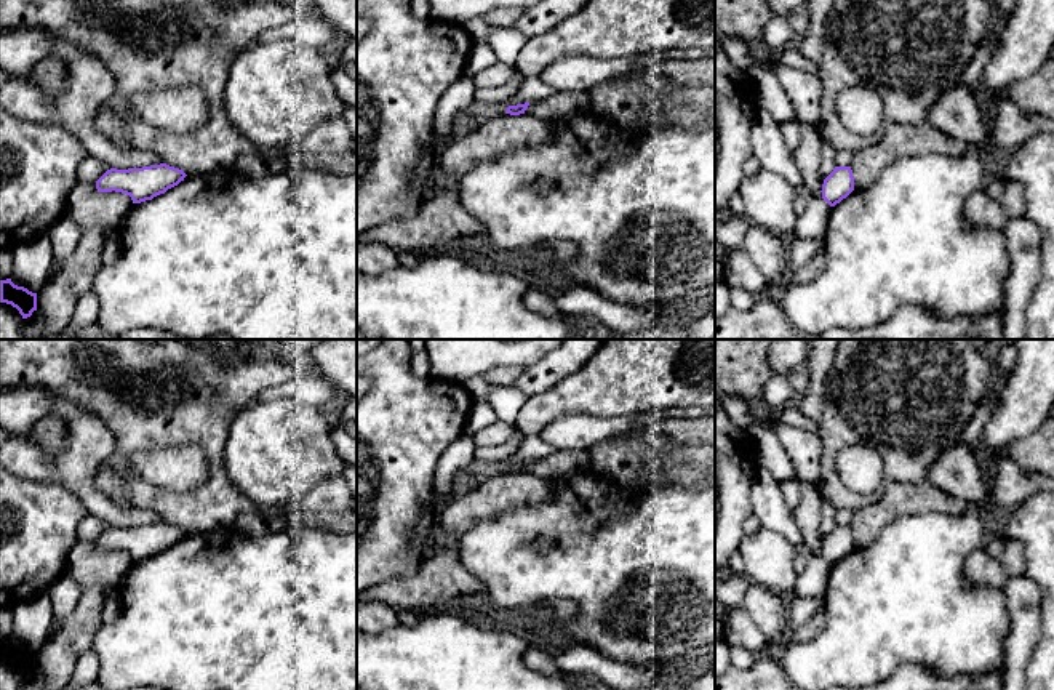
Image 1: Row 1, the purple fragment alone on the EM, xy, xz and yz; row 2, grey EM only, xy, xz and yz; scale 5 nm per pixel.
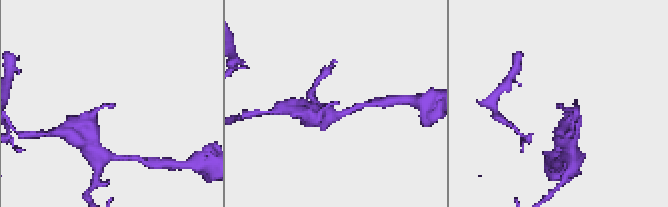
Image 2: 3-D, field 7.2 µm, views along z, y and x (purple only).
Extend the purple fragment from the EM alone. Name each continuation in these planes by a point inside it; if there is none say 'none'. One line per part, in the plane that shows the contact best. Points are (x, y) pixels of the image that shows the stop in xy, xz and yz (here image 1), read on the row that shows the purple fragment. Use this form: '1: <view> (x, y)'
none

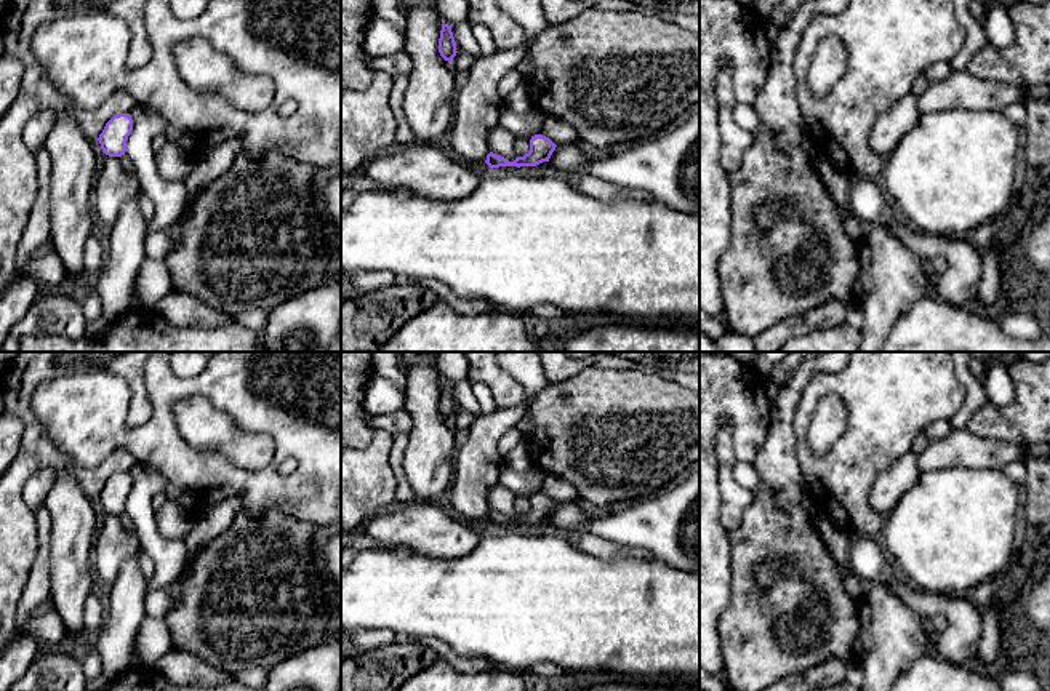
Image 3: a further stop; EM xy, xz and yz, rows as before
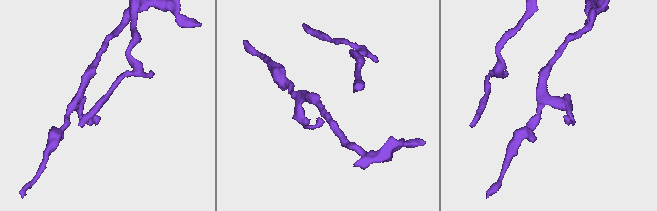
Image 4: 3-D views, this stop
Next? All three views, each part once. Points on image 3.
none

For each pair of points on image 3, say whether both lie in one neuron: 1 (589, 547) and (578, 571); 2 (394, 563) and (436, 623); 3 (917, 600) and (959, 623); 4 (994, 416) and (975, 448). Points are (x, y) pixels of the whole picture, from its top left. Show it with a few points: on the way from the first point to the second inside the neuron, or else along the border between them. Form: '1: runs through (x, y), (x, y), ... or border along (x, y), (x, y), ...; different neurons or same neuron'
1: border along (575, 546), (601, 559), (623, 560); different neurons
2: runs through (399, 578), (429, 608); same neuron
3: runs through (927, 605), (941, 605), (949, 613); same neuron
4: border along (965, 427), (983, 437), (1018, 443); different neurons

